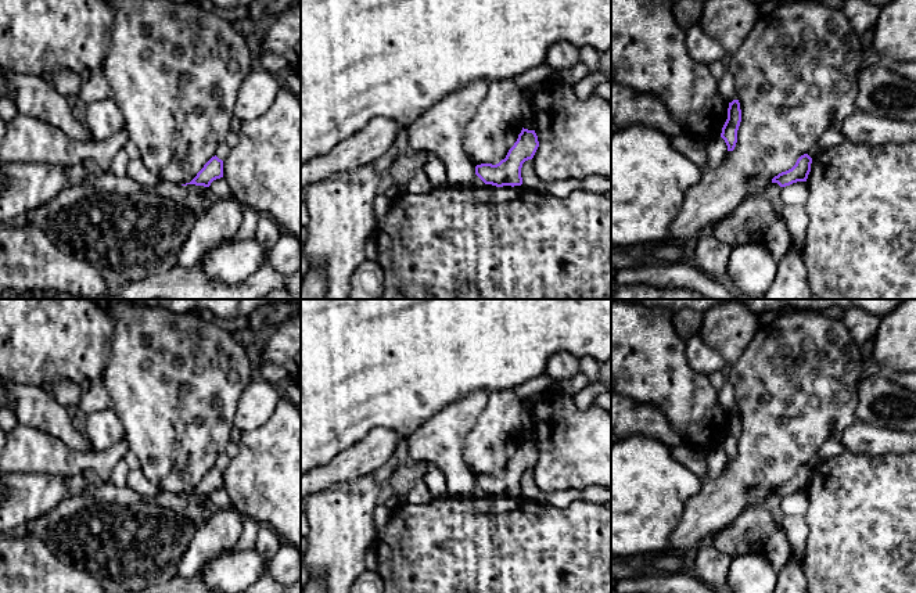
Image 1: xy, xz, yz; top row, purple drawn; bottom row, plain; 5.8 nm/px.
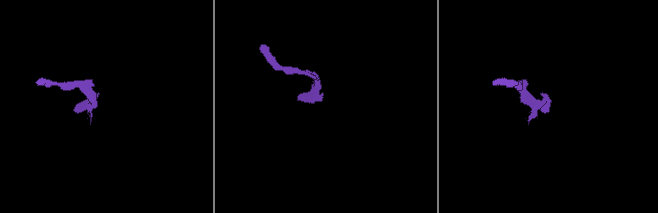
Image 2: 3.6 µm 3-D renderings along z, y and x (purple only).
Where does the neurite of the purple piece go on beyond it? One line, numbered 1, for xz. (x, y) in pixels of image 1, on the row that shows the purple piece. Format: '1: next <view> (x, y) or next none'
1: next none

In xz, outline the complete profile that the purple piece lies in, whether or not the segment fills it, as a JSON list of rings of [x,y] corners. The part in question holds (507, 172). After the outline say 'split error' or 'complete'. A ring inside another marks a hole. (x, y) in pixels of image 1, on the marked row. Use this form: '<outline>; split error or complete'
[[[524,129],[517,141],[509,150],[504,159],[499,163],[481,163],[475,166],[475,175],[485,183],[496,187],[521,186],[521,168],[528,159],[532,159],[539,147],[535,130]]]; complete

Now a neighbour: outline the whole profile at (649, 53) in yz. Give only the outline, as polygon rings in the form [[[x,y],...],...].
[[[611,0],[611,83],[622,83],[640,93],[654,94],[667,105],[685,134],[710,143],[721,136],[729,104],[719,93],[719,80],[712,76],[708,65],[690,57],[686,30],[678,25],[672,6],[672,0]]]

